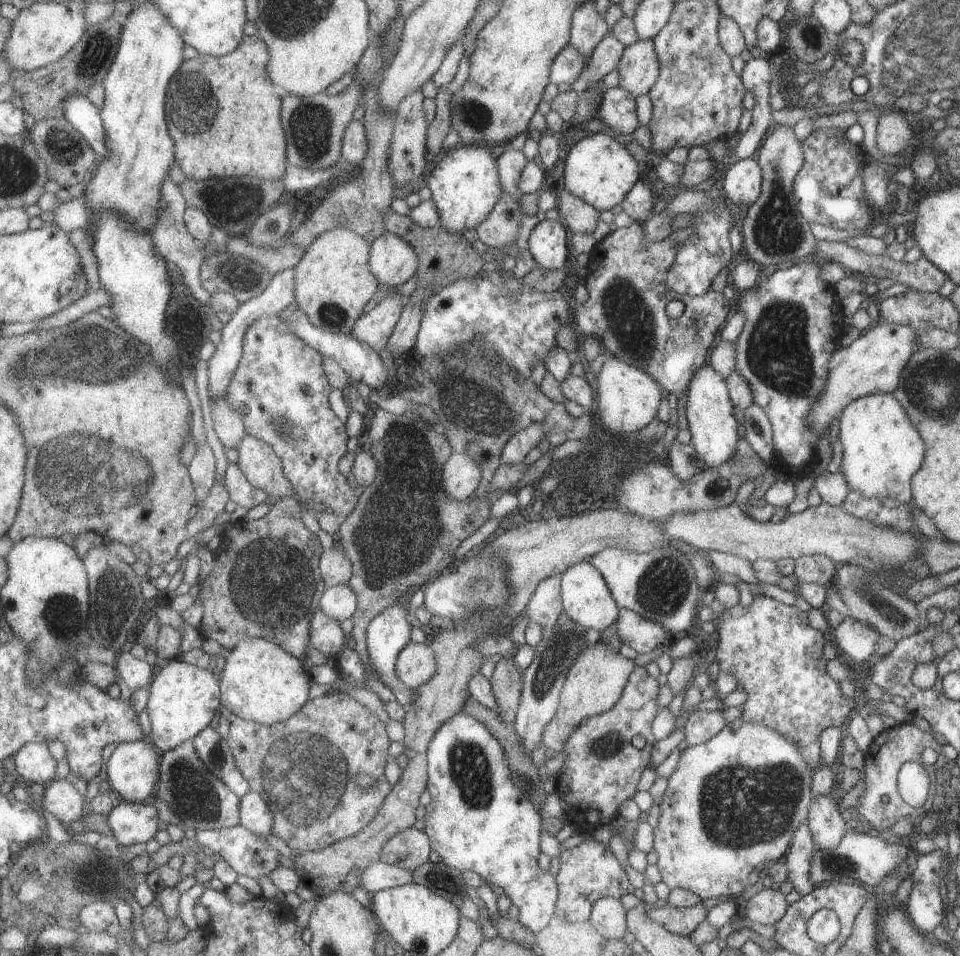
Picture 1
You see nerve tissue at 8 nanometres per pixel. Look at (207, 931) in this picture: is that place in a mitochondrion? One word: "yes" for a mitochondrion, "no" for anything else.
no

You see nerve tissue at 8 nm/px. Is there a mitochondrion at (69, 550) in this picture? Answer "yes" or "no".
no

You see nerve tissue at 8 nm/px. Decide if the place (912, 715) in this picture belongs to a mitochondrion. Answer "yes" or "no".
no

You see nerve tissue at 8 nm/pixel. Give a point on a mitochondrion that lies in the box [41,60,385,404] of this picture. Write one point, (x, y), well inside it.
(203, 106)

